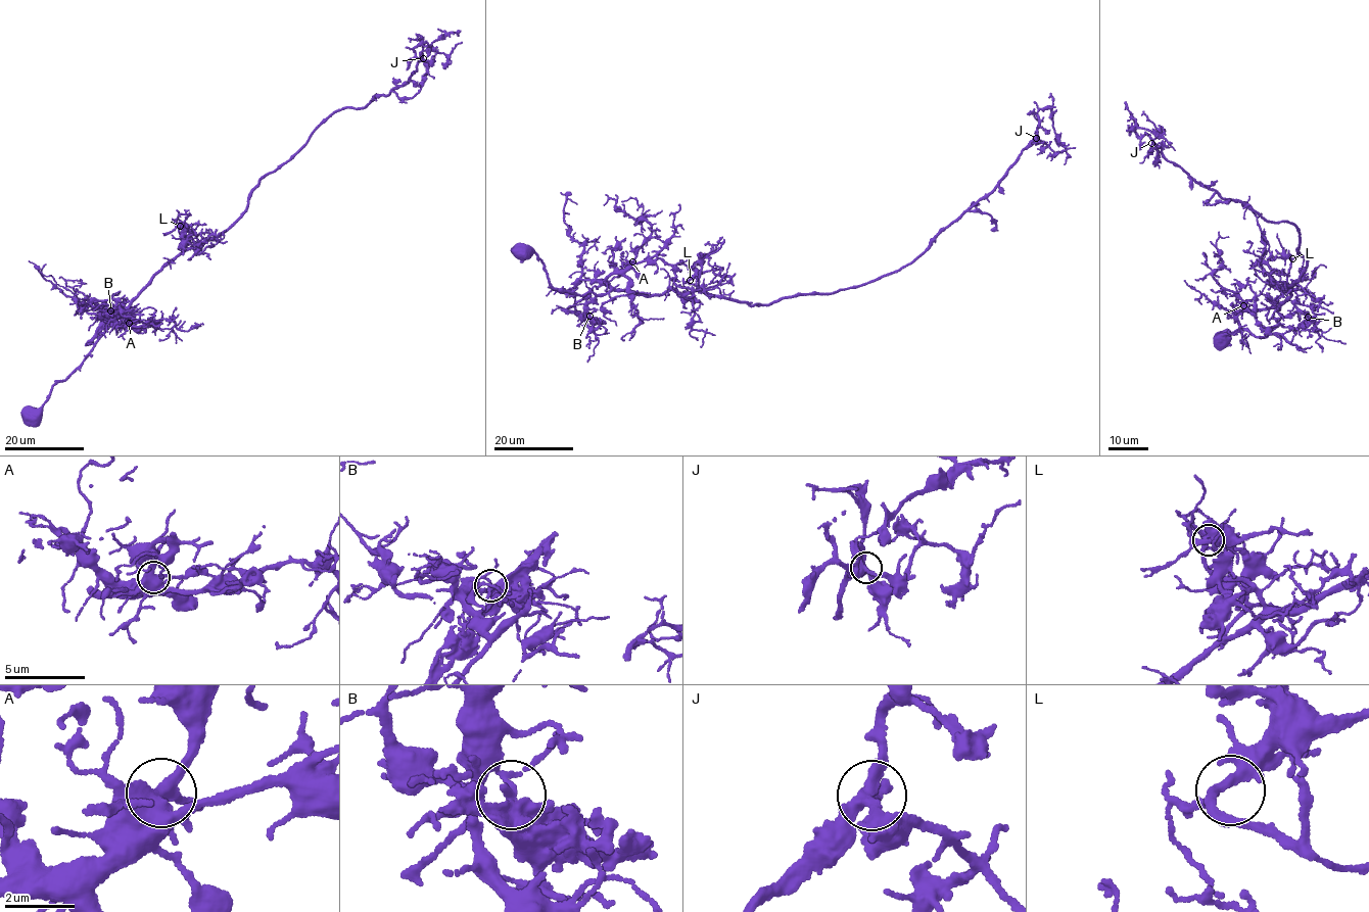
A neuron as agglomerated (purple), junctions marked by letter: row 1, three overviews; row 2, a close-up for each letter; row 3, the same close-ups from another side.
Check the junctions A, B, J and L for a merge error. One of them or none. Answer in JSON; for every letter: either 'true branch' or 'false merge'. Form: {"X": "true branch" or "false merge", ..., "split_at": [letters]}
{"A": "true branch", "B": "false merge", "J": "true branch", "L": "true branch", "split_at": ["B"]}

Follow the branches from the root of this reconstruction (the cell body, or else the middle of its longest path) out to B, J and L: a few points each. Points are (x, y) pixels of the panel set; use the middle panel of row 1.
B: (519, 250), (521, 245), (535, 253), (549, 285), (595, 294), (587, 304), (589, 316)
J: (519, 250), (535, 253), (549, 285), (581, 295), (698, 291), (753, 305), (833, 293), (910, 264), (1036, 138)
L: (519, 250), (521, 245), (535, 253), (549, 285), (581, 295), (614, 288), (647, 295), (699, 290), (690, 280)

